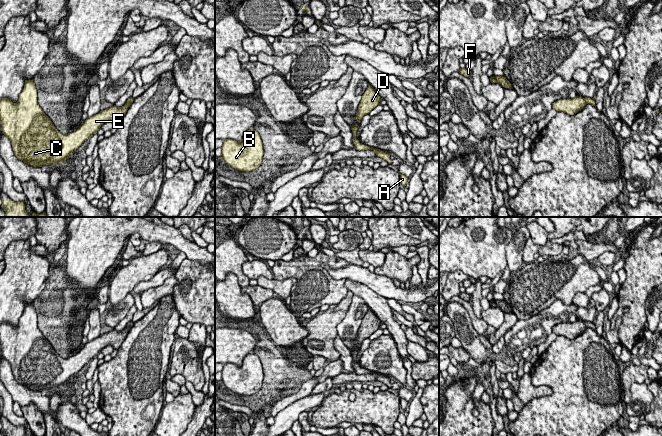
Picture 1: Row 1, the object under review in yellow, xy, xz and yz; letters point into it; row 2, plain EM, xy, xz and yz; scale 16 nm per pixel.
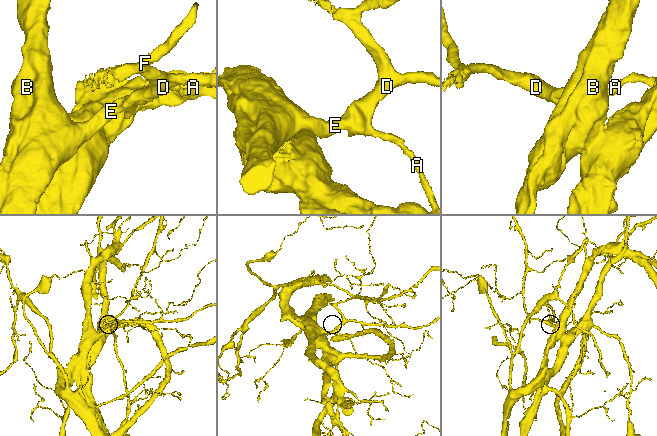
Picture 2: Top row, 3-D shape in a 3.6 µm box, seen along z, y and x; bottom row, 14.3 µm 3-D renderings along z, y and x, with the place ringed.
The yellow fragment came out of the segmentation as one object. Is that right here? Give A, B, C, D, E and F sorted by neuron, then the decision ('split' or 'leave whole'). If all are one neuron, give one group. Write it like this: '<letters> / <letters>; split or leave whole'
A / B C D E F; split

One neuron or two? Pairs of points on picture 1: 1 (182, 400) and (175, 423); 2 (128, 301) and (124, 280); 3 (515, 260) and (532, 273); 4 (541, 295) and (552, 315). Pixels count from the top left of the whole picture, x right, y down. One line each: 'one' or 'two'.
1: one
2: two
3: two
4: two

